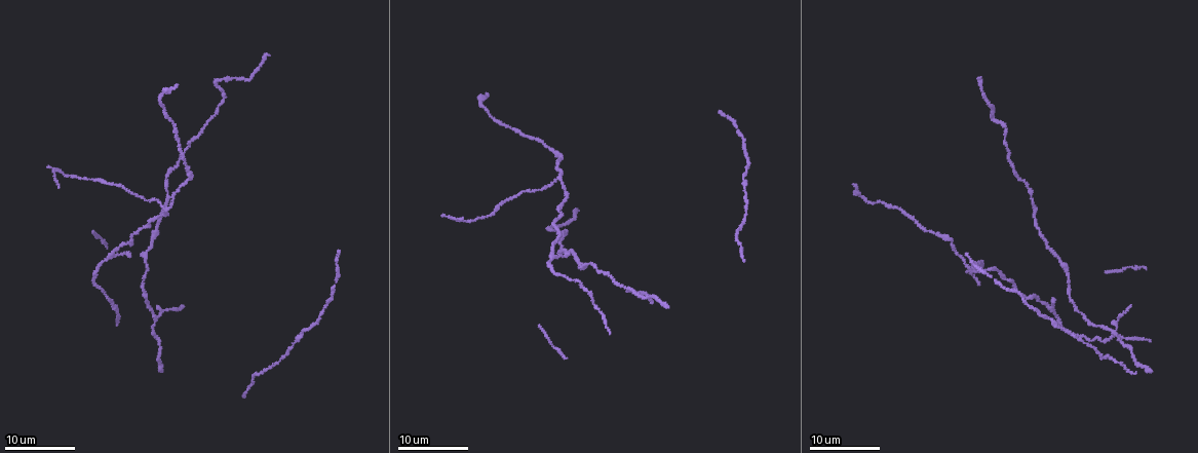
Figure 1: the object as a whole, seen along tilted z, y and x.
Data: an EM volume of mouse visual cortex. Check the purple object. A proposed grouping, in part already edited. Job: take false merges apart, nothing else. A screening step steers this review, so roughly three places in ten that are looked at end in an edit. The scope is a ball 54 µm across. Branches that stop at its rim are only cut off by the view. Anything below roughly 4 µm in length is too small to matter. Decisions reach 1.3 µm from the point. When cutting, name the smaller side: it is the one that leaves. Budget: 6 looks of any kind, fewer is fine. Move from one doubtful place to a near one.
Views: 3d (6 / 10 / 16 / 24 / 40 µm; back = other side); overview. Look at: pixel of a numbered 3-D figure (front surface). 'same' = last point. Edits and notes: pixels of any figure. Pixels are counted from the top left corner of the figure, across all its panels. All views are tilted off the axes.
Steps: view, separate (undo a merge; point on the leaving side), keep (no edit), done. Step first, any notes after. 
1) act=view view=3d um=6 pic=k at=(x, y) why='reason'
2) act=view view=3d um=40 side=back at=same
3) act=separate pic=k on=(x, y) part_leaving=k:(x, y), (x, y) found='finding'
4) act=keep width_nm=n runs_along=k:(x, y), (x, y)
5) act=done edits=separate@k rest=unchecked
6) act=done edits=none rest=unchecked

act=view view=3d um=16 pic=1 at=(141, 256)

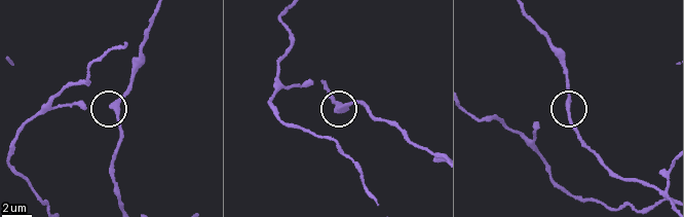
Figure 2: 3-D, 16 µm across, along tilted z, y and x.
act=view view=3d um=6 pic=2 at=(338, 105)

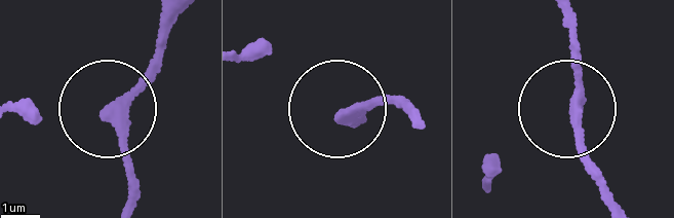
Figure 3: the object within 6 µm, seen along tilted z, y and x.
act=keep width_nm=270 runs_along=3:(619, 203), (583, 145), (569, 26) found='all the same neuron'

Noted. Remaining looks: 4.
act=view view=3d um=16 pic=1 at=(623, 289)

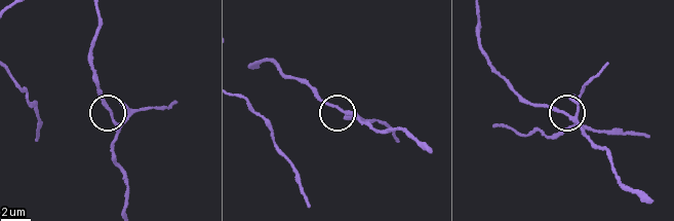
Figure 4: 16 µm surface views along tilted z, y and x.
act=view view=3d um=10 pic=4 at=(338, 107)

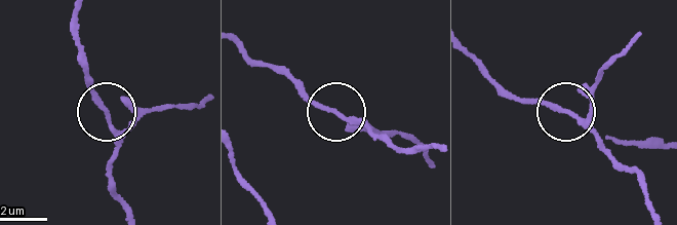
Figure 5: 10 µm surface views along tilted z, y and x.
act=view view=3d um=10 side=back pic=5 at=(108, 114)

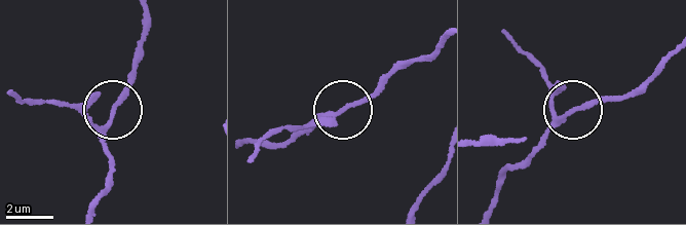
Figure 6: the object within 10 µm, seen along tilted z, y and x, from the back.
act=keep runs_along=6:(341, 107), (403, 69) found='continuous, no second neuron'

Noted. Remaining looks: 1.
act=done edits=none rest=unchecked

